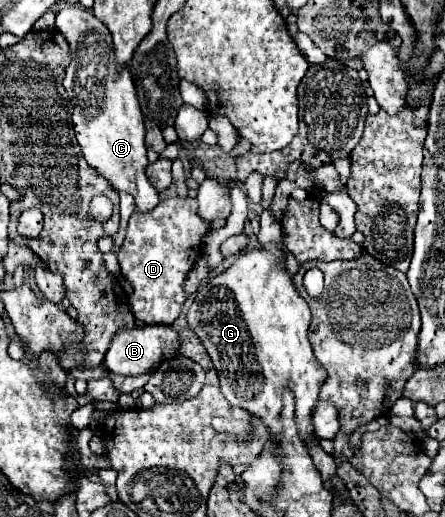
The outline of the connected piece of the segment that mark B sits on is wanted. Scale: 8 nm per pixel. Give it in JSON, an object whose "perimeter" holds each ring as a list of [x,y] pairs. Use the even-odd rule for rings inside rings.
{"perimeter":[[[170,326],[120,328],[110,342],[110,348],[104,356],[102,366],[114,376],[140,376],[148,370],[156,370],[160,366],[160,362],[166,360],[168,356],[174,356],[178,352],[178,342],[180,342],[180,336]]]}

